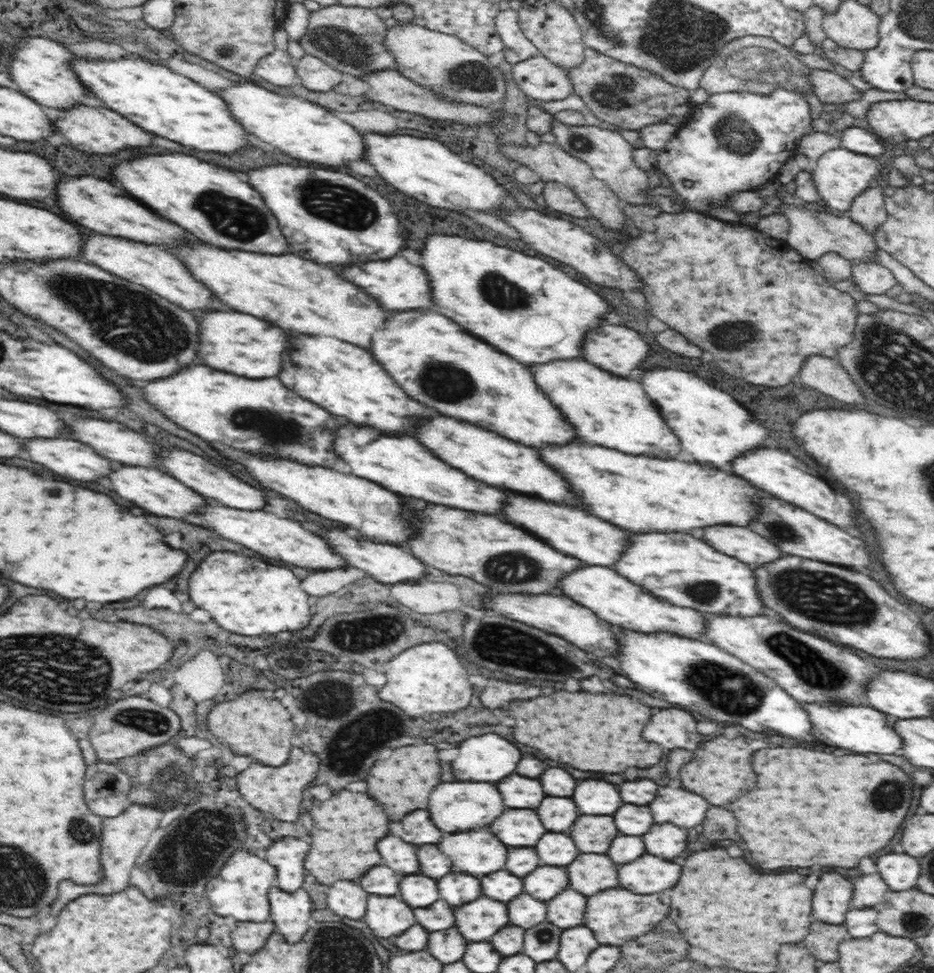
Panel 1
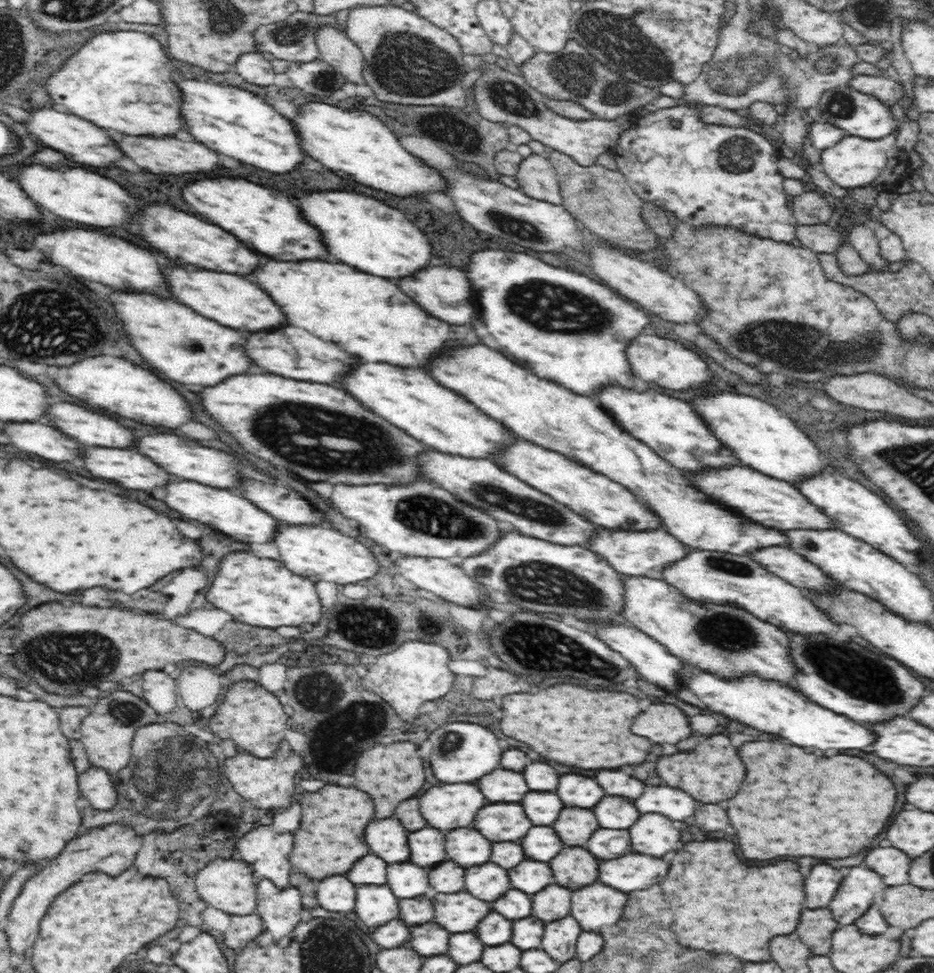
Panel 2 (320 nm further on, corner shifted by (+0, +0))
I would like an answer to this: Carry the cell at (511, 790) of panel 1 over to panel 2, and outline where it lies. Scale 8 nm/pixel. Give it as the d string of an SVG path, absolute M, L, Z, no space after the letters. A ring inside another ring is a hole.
M494 770L482 778L478 786L482 786L482 792L490 802L520 802L530 792L524 776L510 770Z

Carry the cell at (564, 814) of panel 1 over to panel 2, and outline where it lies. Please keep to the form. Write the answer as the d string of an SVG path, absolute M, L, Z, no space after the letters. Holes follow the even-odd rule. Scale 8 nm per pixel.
M528 792L522 806L534 826L552 826L564 808L562 800L554 792Z

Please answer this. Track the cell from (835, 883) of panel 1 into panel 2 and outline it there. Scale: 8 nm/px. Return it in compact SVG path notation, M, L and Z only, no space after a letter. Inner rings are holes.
M814 866L812 874L806 878L806 904L804 908L816 910L816 908L826 908L832 898L836 896L836 890L848 870L836 870L830 866Z

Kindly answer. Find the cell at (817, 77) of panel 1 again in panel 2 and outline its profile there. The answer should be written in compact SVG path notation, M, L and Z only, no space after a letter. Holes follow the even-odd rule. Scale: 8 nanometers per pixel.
M858 75L854 76L848 84L850 88L864 94L872 95L878 98L878 100L885 102L886 105L892 106L902 100L902 85L888 76L872 77Z

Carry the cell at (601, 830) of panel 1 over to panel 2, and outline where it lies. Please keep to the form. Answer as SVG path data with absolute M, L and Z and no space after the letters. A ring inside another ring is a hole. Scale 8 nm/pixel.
M564 808L558 822L554 824L554 830L562 838L562 842L568 846L584 846L598 828L600 824L596 820L596 814L584 808L582 810Z

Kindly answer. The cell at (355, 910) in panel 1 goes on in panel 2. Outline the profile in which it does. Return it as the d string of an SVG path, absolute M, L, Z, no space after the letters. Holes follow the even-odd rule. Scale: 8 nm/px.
M332 876L322 880L317 886L317 899L330 912L354 912L357 897L357 885L344 876Z

